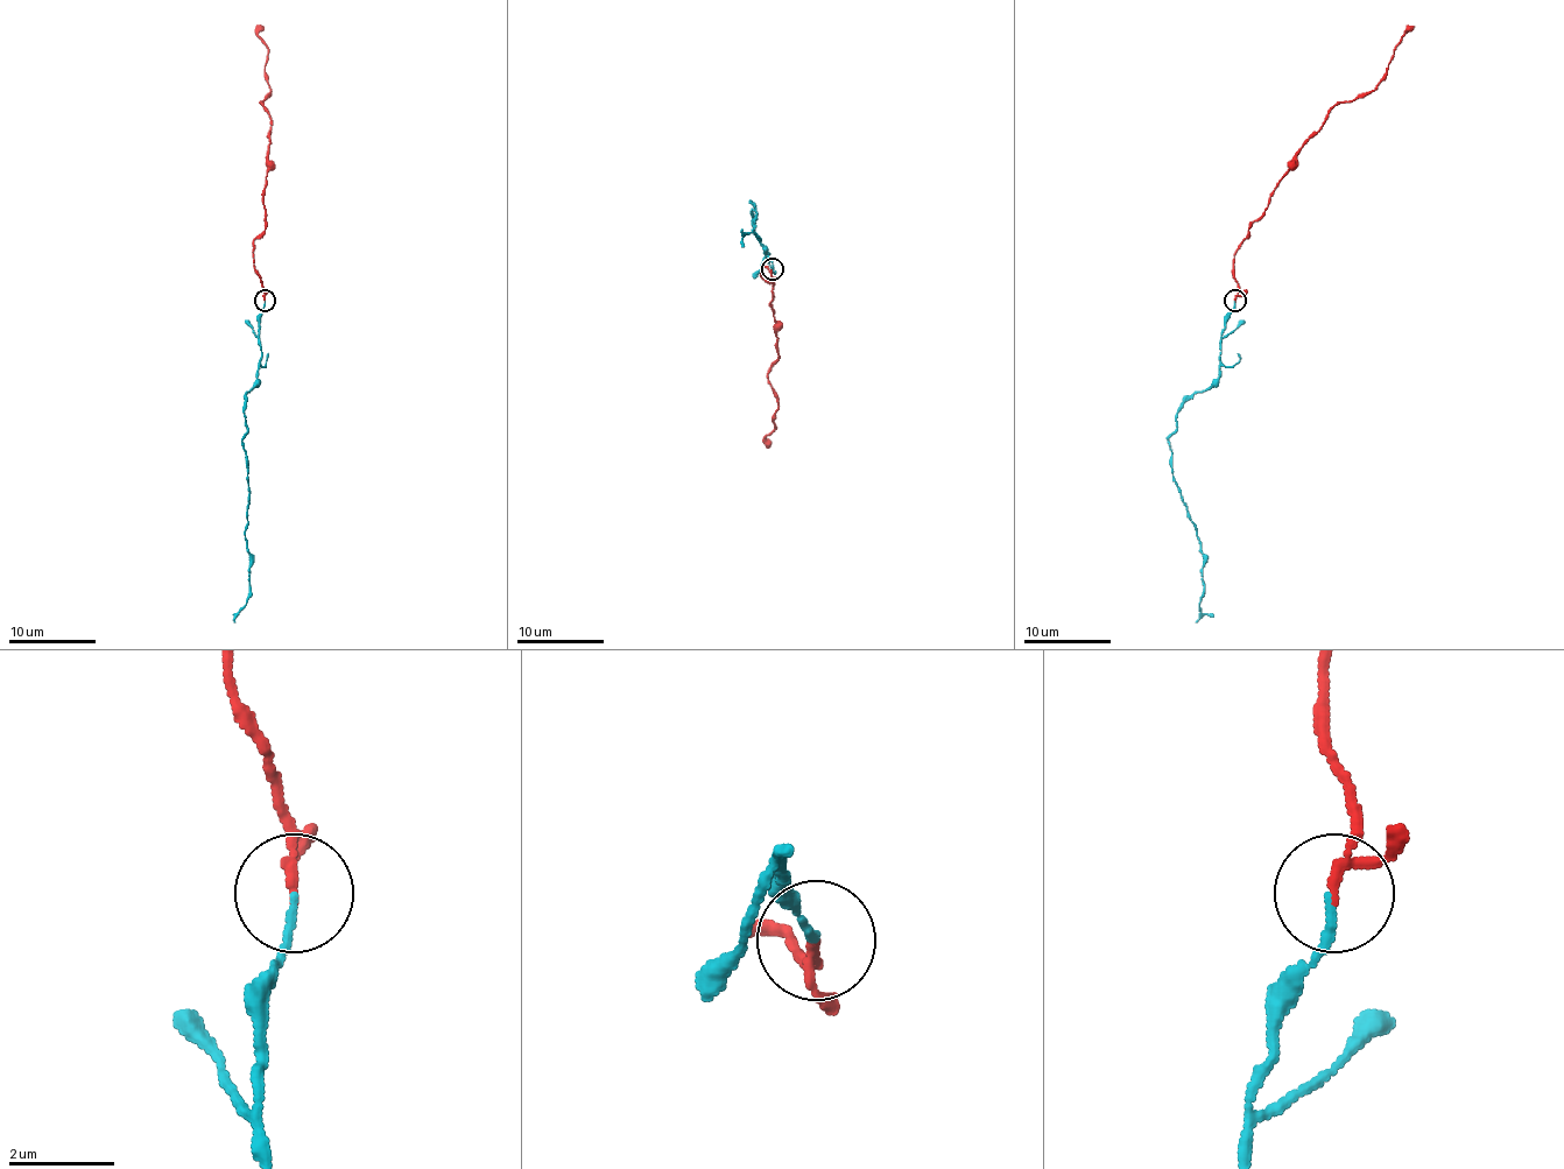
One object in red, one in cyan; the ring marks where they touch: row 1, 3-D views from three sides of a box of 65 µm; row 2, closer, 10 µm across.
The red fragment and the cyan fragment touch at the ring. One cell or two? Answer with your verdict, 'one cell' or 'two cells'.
one cell

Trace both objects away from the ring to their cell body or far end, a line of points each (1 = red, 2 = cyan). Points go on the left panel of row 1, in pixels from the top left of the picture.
1: (263, 300), (253, 252), (263, 230), (270, 125), (260, 104), (270, 87), (262, 27)
2: (263, 300), (260, 315), (262, 359), (246, 392), (242, 437), (248, 504), (245, 527), (248, 596), (233, 617)

